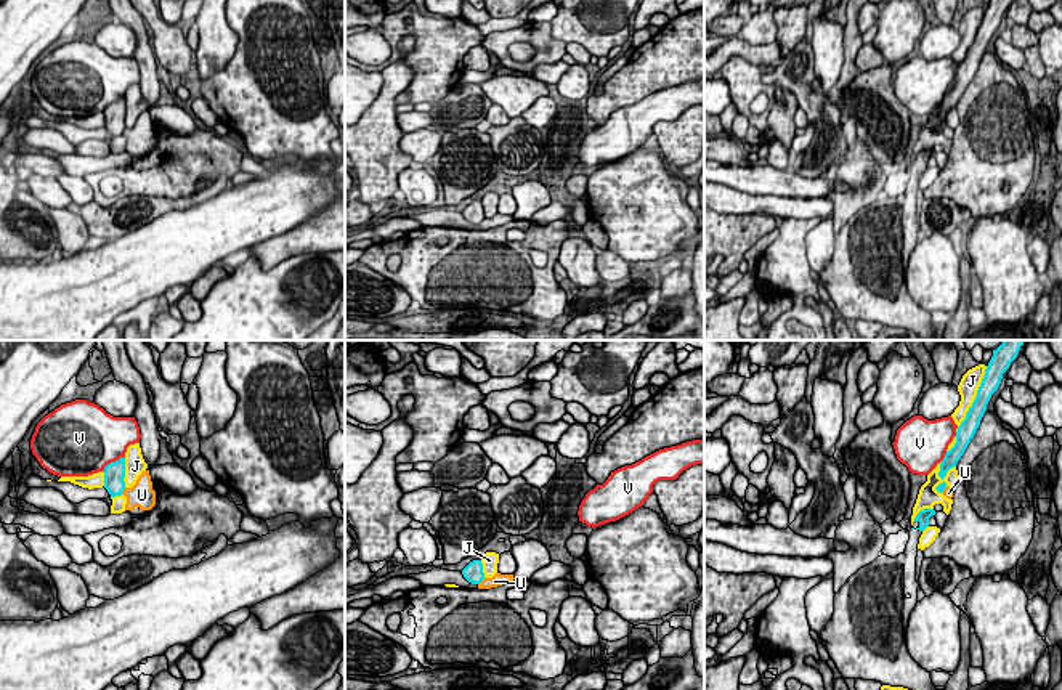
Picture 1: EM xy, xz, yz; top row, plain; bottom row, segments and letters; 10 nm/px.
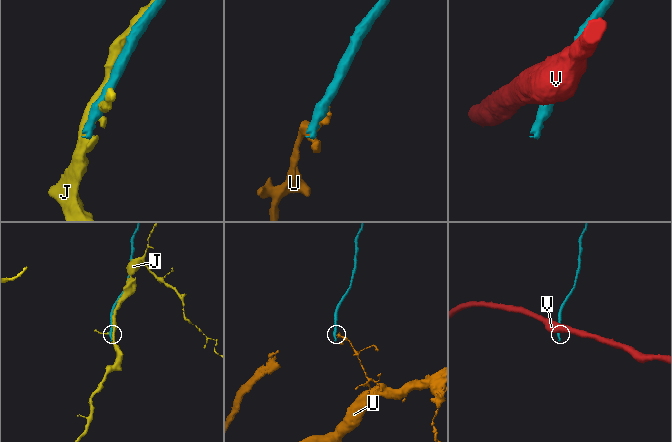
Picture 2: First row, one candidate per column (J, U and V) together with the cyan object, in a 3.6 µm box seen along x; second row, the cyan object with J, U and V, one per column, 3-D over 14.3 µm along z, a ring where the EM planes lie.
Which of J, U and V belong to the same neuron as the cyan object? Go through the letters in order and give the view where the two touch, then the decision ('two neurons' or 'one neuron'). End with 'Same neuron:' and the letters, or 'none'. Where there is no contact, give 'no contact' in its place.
J: yz | two neurons
U: xz | two neurons
V: xy | two neurons
Same neuron: none

